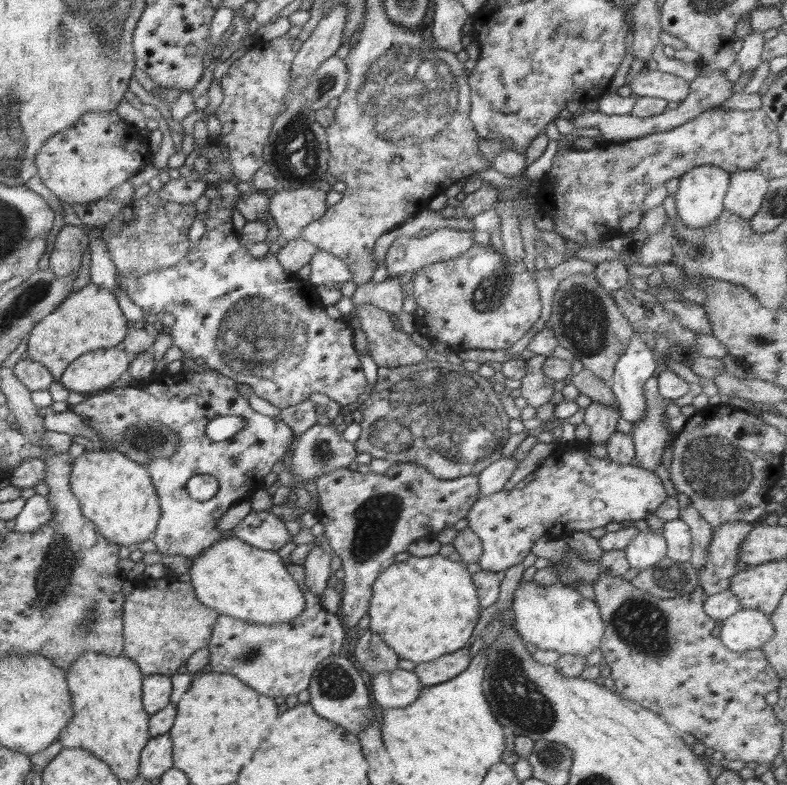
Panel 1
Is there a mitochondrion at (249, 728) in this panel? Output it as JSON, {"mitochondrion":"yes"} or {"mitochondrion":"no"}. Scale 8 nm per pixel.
{"mitochondrion":"no"}

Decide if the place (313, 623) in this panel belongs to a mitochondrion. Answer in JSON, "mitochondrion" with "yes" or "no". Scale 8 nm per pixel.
{"mitochondrion":"no"}

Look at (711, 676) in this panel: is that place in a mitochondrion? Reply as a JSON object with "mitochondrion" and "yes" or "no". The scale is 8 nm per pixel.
{"mitochondrion":"no"}

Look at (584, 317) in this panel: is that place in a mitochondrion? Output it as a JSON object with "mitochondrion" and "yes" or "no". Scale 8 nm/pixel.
{"mitochondrion":"yes"}

